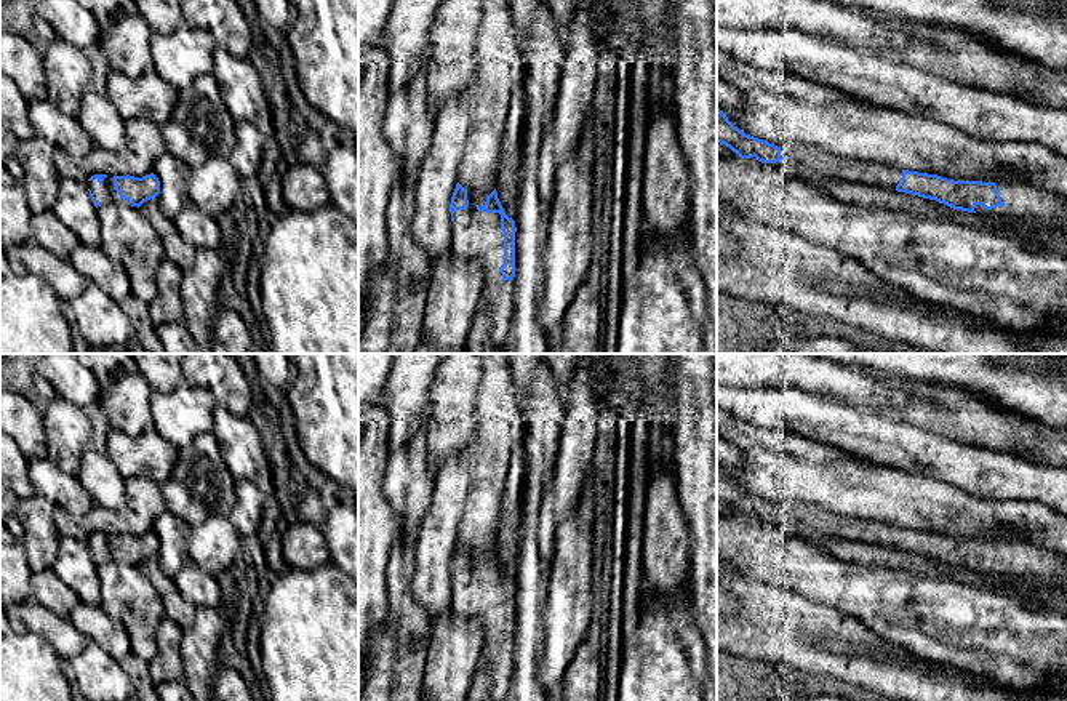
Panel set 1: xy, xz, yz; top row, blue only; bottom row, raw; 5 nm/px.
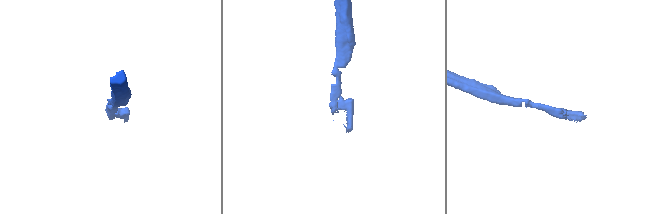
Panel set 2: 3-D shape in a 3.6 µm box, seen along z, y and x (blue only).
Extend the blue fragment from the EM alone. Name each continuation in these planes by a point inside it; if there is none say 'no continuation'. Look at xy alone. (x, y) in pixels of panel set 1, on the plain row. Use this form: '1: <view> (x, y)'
1: xy (106, 551)

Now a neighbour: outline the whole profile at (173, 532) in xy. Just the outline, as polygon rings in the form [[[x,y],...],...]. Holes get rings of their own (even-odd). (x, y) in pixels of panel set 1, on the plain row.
[[[165,511],[154,522],[154,533],[160,539],[160,552],[155,555],[160,568],[170,578],[189,562],[189,538],[192,527],[178,515]]]

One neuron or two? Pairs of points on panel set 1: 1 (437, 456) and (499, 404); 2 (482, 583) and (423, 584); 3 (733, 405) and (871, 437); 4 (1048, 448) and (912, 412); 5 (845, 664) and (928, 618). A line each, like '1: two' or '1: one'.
1: two
2: two
3: one
4: one
5: two

